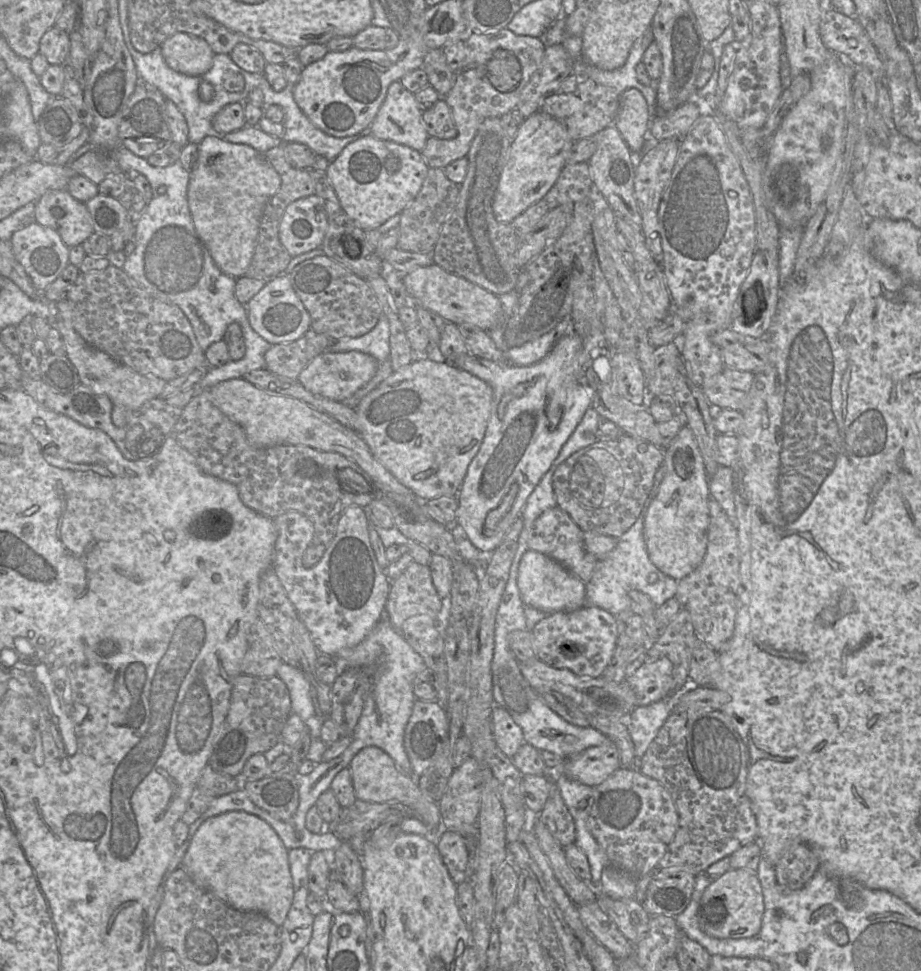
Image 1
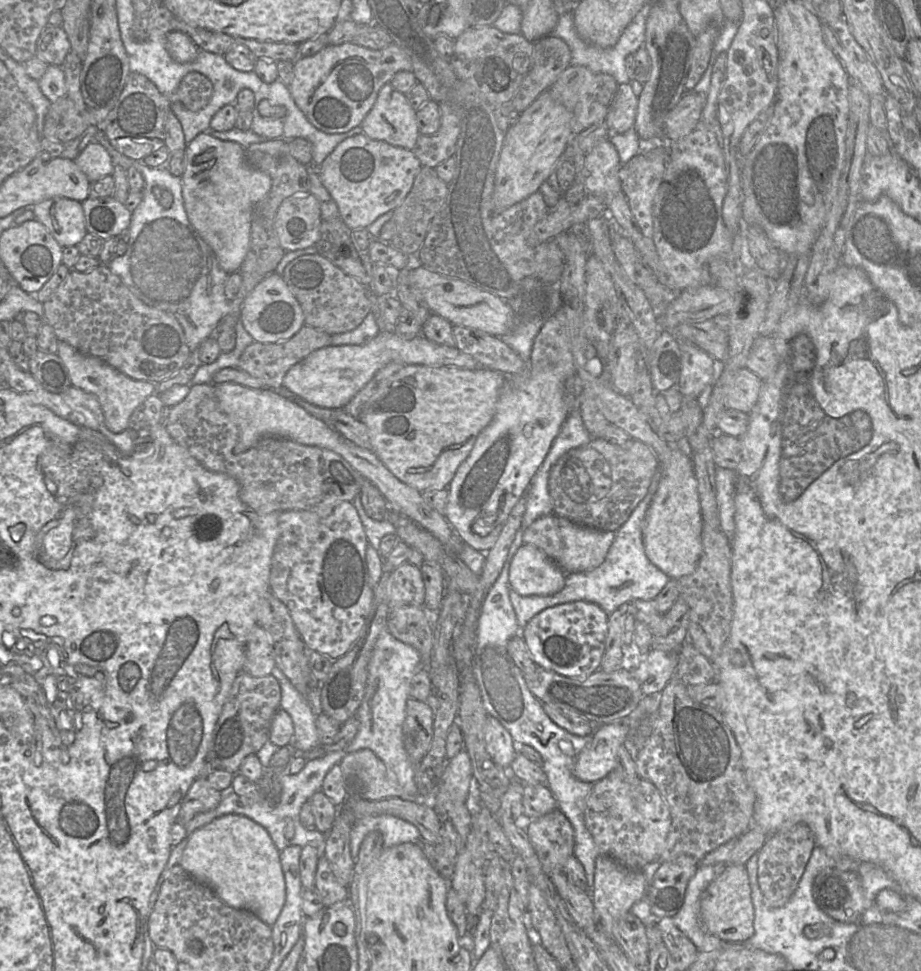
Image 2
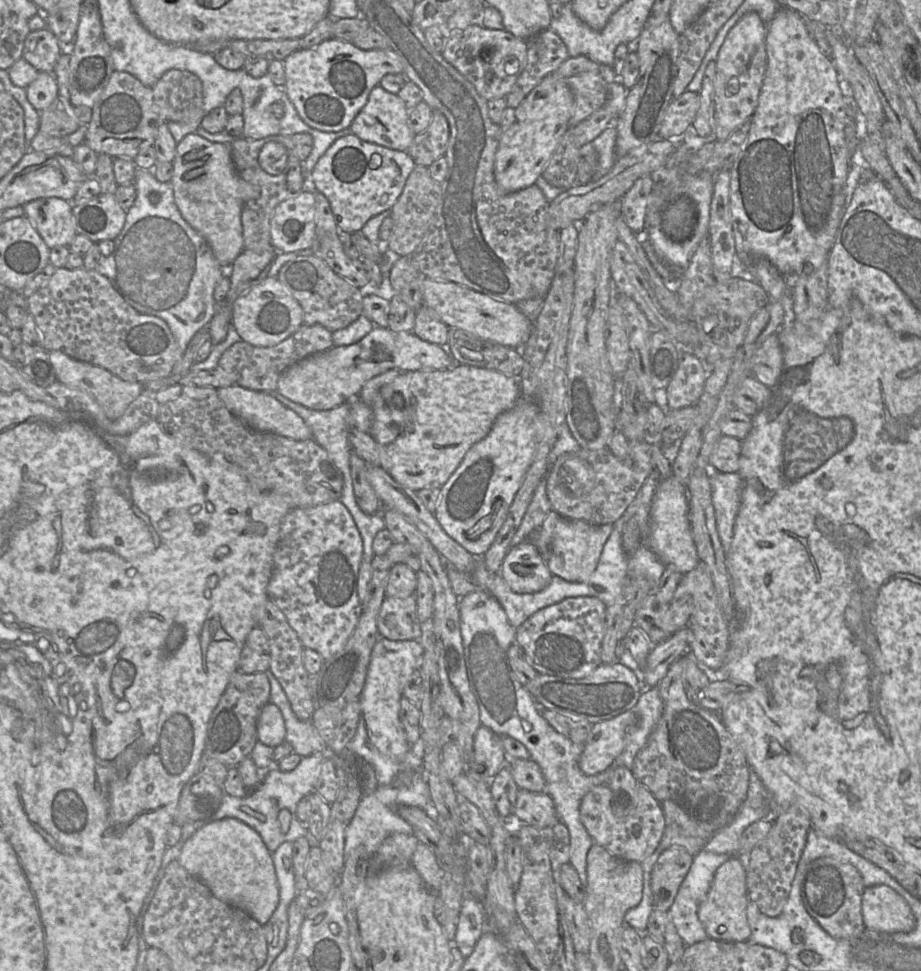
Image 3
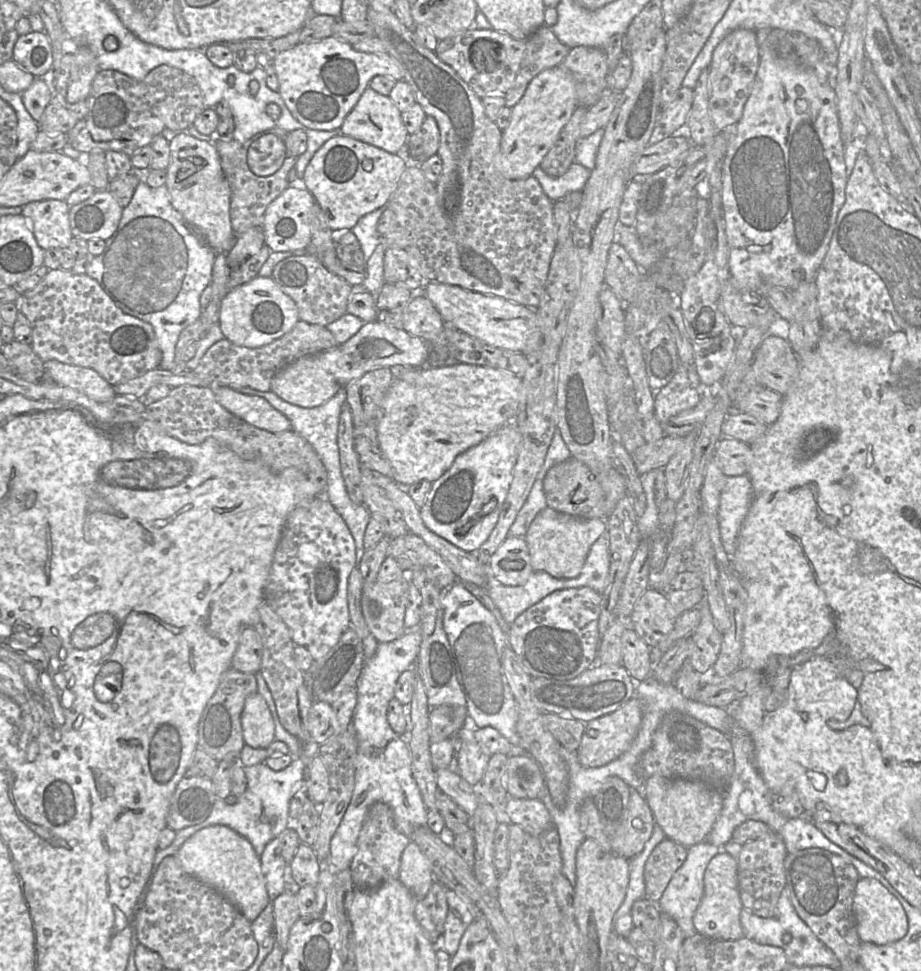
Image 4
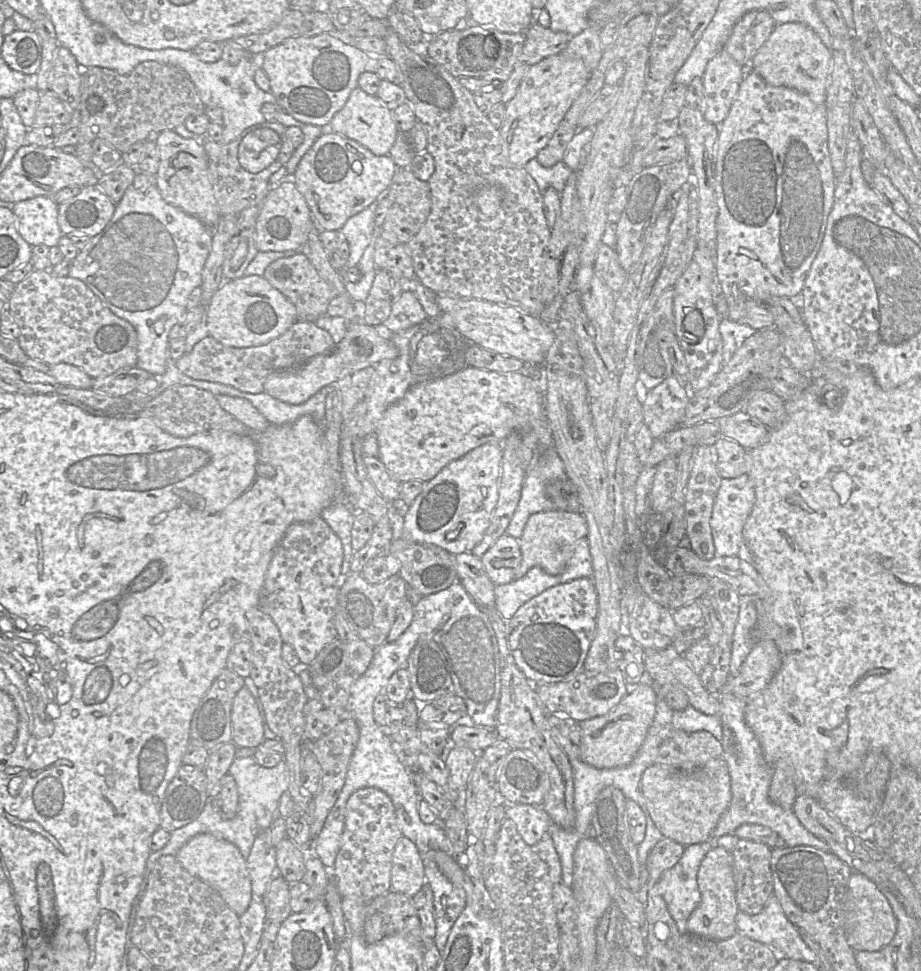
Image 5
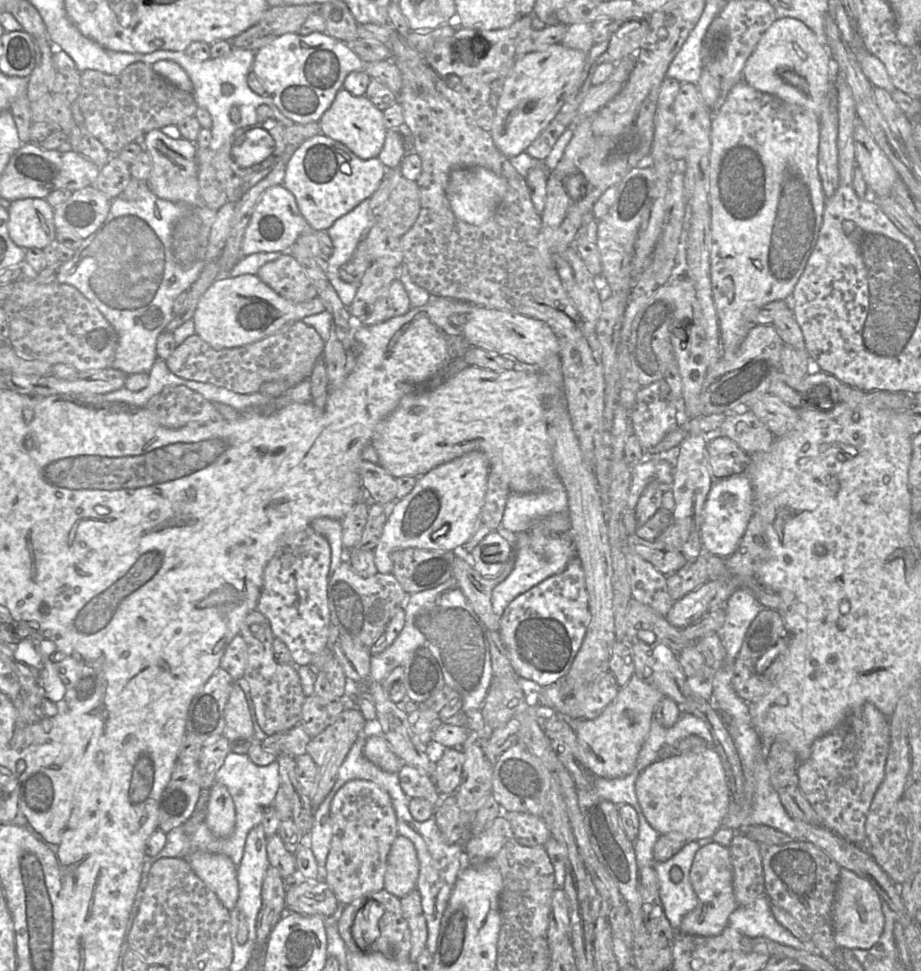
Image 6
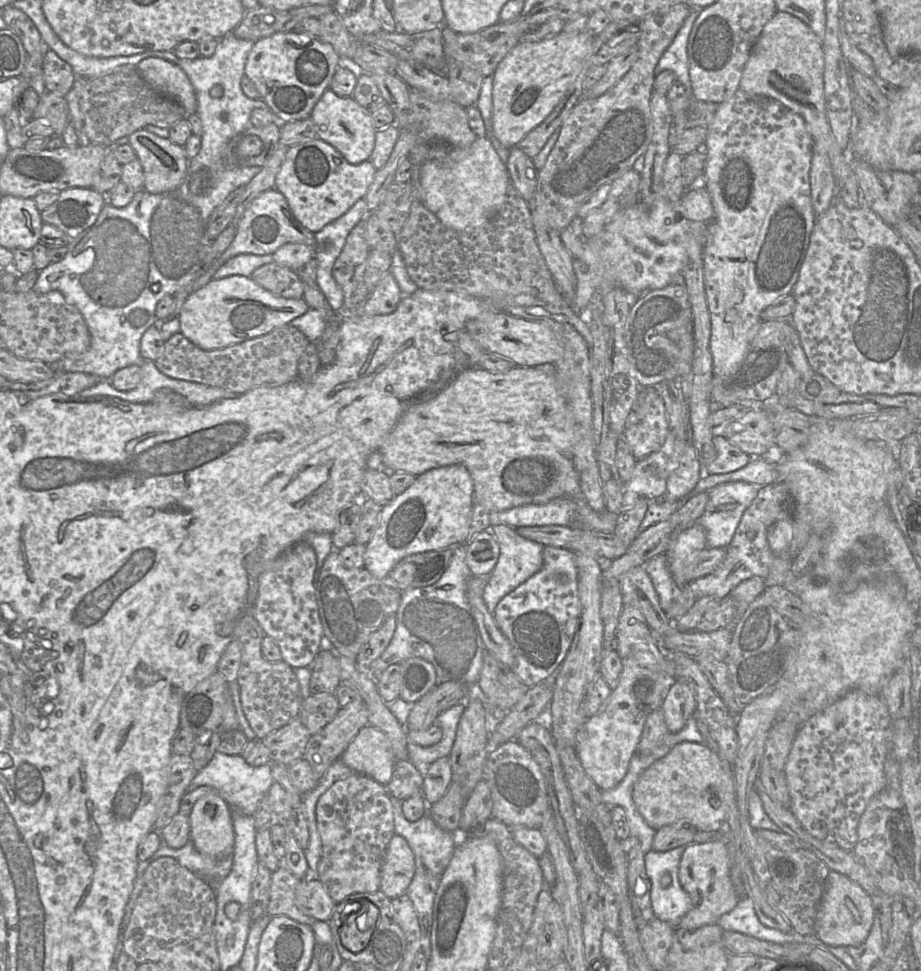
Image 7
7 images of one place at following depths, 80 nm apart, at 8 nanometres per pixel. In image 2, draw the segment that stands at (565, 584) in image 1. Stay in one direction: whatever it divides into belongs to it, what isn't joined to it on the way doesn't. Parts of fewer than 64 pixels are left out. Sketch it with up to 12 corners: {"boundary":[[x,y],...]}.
{"boundary":[[523,544],[509,585],[521,596],[549,596],[566,573],[544,552]]}

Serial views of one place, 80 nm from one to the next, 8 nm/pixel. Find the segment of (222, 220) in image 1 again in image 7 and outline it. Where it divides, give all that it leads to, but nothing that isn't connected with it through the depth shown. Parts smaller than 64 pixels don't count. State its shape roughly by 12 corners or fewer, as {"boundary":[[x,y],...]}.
{"boundary":[[145,129],[132,133],[151,194],[185,181],[184,146]]}

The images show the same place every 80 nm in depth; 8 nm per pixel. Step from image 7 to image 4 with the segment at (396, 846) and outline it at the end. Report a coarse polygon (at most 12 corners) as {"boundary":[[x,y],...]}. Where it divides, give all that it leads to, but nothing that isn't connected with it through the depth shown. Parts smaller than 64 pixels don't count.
{"boundary":[[413,841],[397,879],[418,899],[435,882],[428,858]]}

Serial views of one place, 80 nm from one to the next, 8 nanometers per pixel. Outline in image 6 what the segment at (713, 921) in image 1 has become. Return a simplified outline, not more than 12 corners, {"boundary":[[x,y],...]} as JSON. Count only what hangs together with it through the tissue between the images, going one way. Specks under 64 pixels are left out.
{"boundary":[[700,847],[689,875],[698,904],[678,931],[717,936],[738,906],[729,849]]}

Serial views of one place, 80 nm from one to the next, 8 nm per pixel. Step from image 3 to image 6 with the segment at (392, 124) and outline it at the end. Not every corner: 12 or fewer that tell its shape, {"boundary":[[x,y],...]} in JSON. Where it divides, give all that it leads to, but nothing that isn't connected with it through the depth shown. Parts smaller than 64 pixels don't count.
{"boundary":[[343,88],[320,133],[363,160],[379,155],[383,111]]}

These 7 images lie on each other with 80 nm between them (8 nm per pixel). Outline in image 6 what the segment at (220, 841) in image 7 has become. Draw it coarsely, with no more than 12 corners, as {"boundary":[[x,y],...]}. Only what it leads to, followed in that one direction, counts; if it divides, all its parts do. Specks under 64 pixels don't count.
{"boundary":[[227,787],[208,792],[205,822],[217,838],[235,828],[235,805]]}

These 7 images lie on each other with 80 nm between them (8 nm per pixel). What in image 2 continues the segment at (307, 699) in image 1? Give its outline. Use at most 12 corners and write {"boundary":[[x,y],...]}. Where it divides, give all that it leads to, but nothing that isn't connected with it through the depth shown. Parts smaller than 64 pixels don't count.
{"boundary":[[276,666],[280,708],[293,721],[289,746],[305,753],[320,746],[316,714]]}

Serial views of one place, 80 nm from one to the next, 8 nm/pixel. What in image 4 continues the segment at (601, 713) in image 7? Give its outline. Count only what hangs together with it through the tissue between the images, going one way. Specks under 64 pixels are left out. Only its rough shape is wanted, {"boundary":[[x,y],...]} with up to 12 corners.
{"boundary":[[632,697],[585,723],[578,758],[602,767],[634,740],[643,705]]}

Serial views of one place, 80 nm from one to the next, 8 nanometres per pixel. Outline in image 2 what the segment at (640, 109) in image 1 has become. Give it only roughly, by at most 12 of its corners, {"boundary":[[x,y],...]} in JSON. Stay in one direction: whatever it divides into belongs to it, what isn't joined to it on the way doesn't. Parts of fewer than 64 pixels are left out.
{"boundary":[[619,84],[605,124],[610,132],[634,129],[638,96]]}

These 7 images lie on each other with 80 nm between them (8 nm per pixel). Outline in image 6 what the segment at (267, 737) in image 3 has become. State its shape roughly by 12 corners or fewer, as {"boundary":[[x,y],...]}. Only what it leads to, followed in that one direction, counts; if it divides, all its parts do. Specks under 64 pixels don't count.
{"boundary":[[234,683],[225,706],[224,738],[253,740],[249,701]]}

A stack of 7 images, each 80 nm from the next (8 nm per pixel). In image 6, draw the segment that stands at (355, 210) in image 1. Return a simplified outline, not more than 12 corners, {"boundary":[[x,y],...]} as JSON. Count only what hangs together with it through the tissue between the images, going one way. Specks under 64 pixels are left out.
{"boundary":[[320,133],[282,185],[310,227],[327,231],[369,199],[386,172]]}

